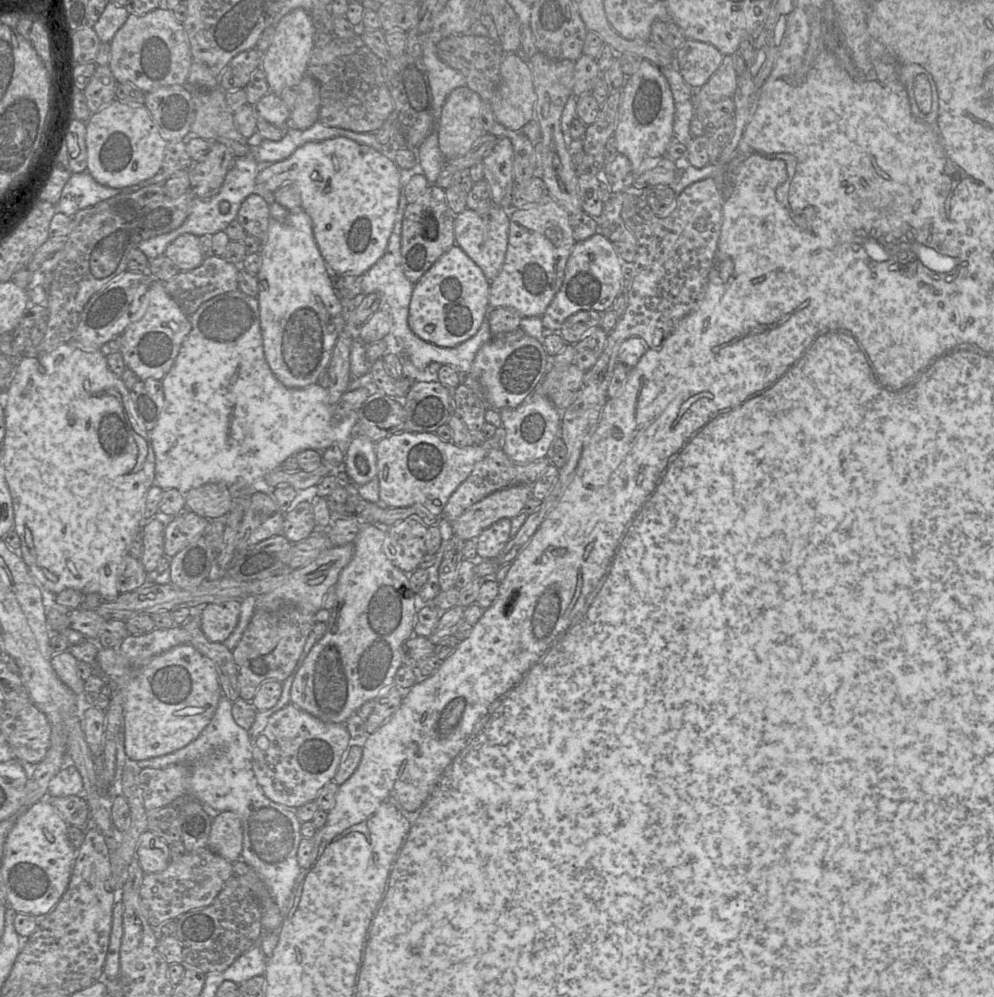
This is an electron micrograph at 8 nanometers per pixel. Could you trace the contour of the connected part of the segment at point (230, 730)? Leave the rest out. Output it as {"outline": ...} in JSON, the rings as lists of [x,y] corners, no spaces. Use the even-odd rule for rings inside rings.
{"outline":[[[327,623],[315,624],[294,670],[282,683],[283,691],[279,701],[268,710],[257,711],[254,723],[248,731],[234,721],[233,703],[222,696],[212,720],[194,741],[172,753],[137,761],[140,770],[163,769],[171,764],[185,766],[189,770],[186,794],[197,799],[211,812],[232,811],[240,817],[243,827],[241,859],[254,869],[268,888],[283,918],[292,906],[293,886],[302,869],[297,860],[298,847],[303,838],[302,822],[295,809],[270,800],[260,789],[252,767],[251,739],[260,736],[270,716],[290,703],[290,691],[296,674],[312,647],[322,639],[326,631]]]}

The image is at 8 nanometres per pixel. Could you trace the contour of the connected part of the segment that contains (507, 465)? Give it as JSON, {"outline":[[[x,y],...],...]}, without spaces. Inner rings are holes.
{"outline":[[[502,448],[492,449],[482,460],[476,463],[470,475],[451,494],[439,518],[444,518],[452,523],[470,506],[497,490],[514,485],[533,485],[550,463],[550,459],[544,457],[526,464],[519,464],[512,461]]]}

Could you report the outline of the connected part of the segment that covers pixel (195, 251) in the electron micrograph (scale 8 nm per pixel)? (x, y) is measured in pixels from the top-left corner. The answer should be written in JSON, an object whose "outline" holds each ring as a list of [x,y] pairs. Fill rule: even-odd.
{"outline":[[[184,233],[172,241],[163,255],[167,256],[180,271],[189,271],[198,267],[204,260],[199,245],[199,237]]]}

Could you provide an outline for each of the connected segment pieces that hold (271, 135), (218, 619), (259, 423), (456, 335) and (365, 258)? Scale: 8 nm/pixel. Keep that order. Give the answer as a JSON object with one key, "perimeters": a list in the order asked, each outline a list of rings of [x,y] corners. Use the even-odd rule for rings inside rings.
{"perimeters":[[[[273,92],[265,94],[255,105],[256,131],[263,139],[279,141],[287,133],[291,110],[281,97]]],[[[238,601],[206,604],[202,608],[200,628],[209,641],[223,643],[237,626],[240,612]]],[[[239,289],[218,295],[204,302],[193,314],[189,316],[191,331],[184,340],[179,354],[167,375],[162,380],[164,387],[164,406],[156,426],[148,434],[154,452],[154,484],[162,490],[176,489],[185,495],[190,490],[196,489],[207,483],[223,483],[226,486],[233,484],[253,485],[257,480],[262,480],[270,472],[290,456],[295,456],[301,451],[312,449],[324,451],[331,446],[338,446],[344,458],[352,436],[355,433],[357,412],[351,412],[342,420],[335,420],[332,416],[331,405],[328,402],[328,390],[317,384],[312,384],[303,389],[287,388],[281,384],[271,372],[263,351],[263,338],[260,325],[259,302],[257,297],[249,296]]],[[[454,244],[414,285],[408,324],[422,340],[440,347],[456,347],[470,339],[487,319],[491,282],[481,268]]],[[[334,137],[323,141],[308,142],[298,147],[290,157],[280,162],[263,165],[256,177],[256,186],[258,189],[268,190],[273,193],[282,185],[292,183],[296,184],[300,191],[301,209],[305,211],[311,218],[313,225],[313,233],[317,246],[332,273],[336,274],[337,276],[344,274],[362,276],[383,256],[396,220],[396,213],[399,206],[399,199],[401,194],[400,168],[397,166],[395,161],[390,160],[380,151],[377,151],[376,149],[369,147],[365,144],[360,144],[347,137]]]]}

